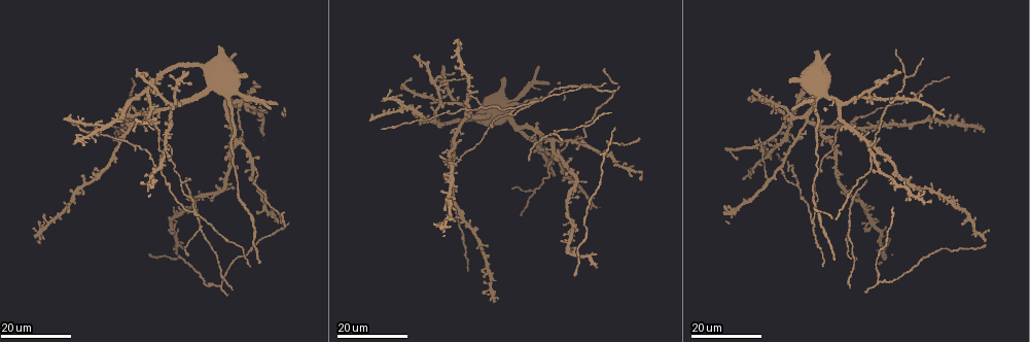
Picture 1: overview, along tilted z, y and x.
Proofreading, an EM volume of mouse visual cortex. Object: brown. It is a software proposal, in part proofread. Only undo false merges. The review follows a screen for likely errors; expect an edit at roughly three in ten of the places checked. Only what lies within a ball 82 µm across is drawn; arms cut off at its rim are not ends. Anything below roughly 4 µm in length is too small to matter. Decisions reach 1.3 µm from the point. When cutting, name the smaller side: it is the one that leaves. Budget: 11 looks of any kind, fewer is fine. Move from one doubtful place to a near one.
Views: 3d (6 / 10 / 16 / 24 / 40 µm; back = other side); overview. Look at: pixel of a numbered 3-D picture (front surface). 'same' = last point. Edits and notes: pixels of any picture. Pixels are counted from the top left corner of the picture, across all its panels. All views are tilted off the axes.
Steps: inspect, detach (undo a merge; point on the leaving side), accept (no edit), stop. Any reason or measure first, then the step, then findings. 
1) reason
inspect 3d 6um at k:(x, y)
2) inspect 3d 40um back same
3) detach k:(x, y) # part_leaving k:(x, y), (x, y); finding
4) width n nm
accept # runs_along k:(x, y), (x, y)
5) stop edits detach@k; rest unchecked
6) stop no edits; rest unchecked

three arms meet
inspect 3d 24um at 1:(482, 106)

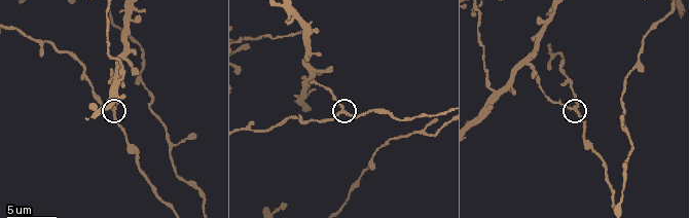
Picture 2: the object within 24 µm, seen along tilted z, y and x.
inspect 3d 10um at 2:(344, 109)

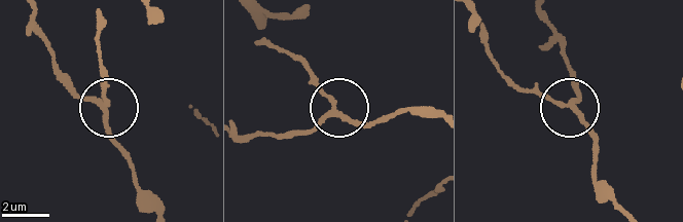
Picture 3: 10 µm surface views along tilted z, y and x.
accept # runs_along 3:(150, 205), (107, 119), (99, 64); all the same neuron

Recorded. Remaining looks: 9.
looks like a crossing
inspect 3d 24um at 1:(128, 114)

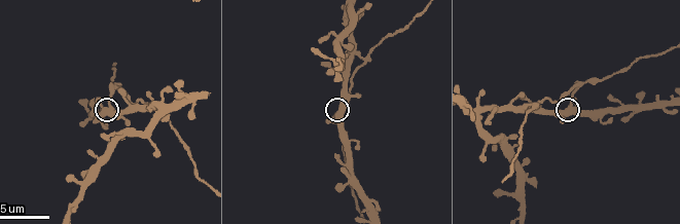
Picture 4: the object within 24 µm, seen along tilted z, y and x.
inspect 3d 6um at 4:(570, 105)

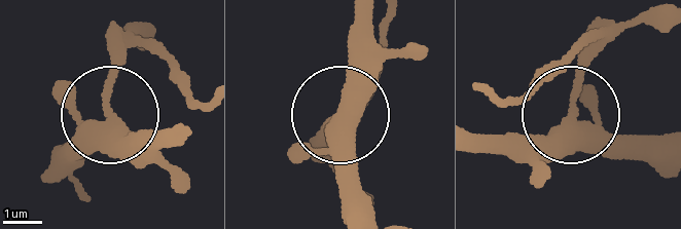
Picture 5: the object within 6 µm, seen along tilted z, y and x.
arms 4
accept # one neuron here

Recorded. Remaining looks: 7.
inspect 3d 24um at 1:(463, 119)

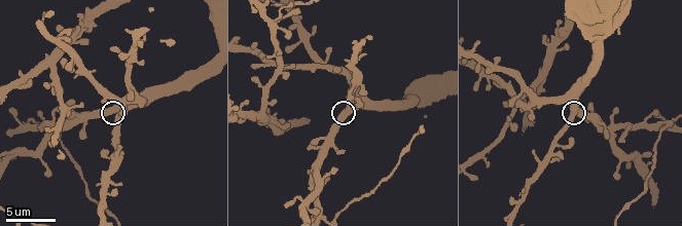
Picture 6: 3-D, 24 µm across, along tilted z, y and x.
inspect 3d 6um at 6:(117, 110)

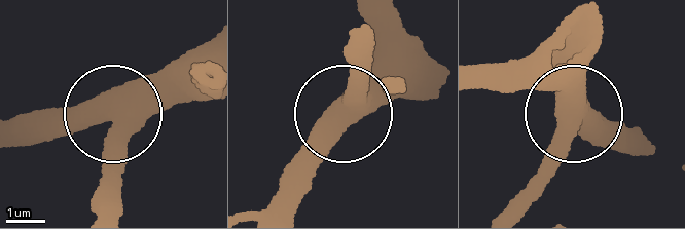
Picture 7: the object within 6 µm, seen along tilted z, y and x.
arms 3
accept # runs_along 7:(204, 43), (116, 109), (123, 203); all the same neuron

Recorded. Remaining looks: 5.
four-way junction
inspect 3d 10um at 6:(614, 133)

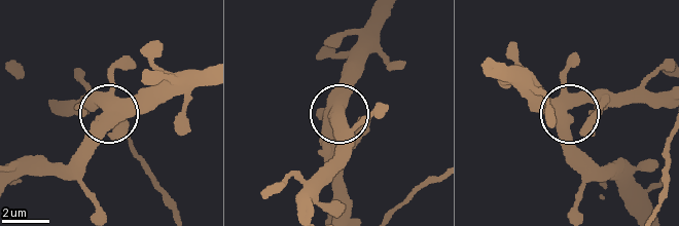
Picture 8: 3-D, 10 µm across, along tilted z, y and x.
side_arm 58 um; arms 4
accept # continuous, no second neuron

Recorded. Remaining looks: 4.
a fork
inspect 3d 6um at 2:(614, 210)

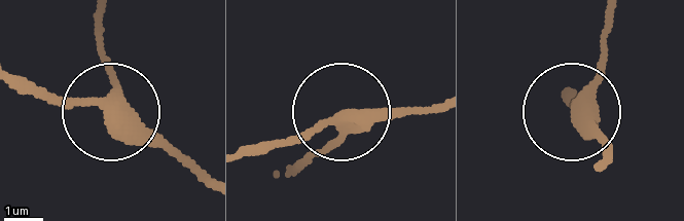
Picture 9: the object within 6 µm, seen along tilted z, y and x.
accept # runs_along 9:(103, 22), (116, 111), (147, 126), (179, 163); one neuron here

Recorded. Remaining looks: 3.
stop no edits; rest unchecked

